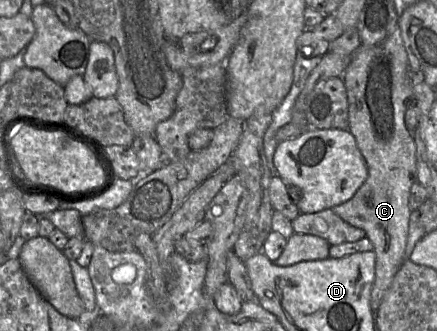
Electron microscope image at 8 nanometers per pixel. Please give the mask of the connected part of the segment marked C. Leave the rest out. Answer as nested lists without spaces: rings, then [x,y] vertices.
[[[399,25],[381,43],[376,45],[360,45],[352,55],[342,79],[344,81],[349,113],[348,130],[356,139],[368,167],[368,177],[356,194],[347,202],[332,208],[336,215],[352,226],[365,232],[366,237],[373,244],[376,255],[375,277],[370,296],[370,306],[373,313],[379,308],[384,294],[390,287],[394,276],[404,261],[404,251],[408,236],[408,225],[412,210],[409,197],[412,185],[417,181],[416,144],[413,132],[405,124],[407,108],[415,104],[413,81],[410,76],[410,66],[404,47]]]

